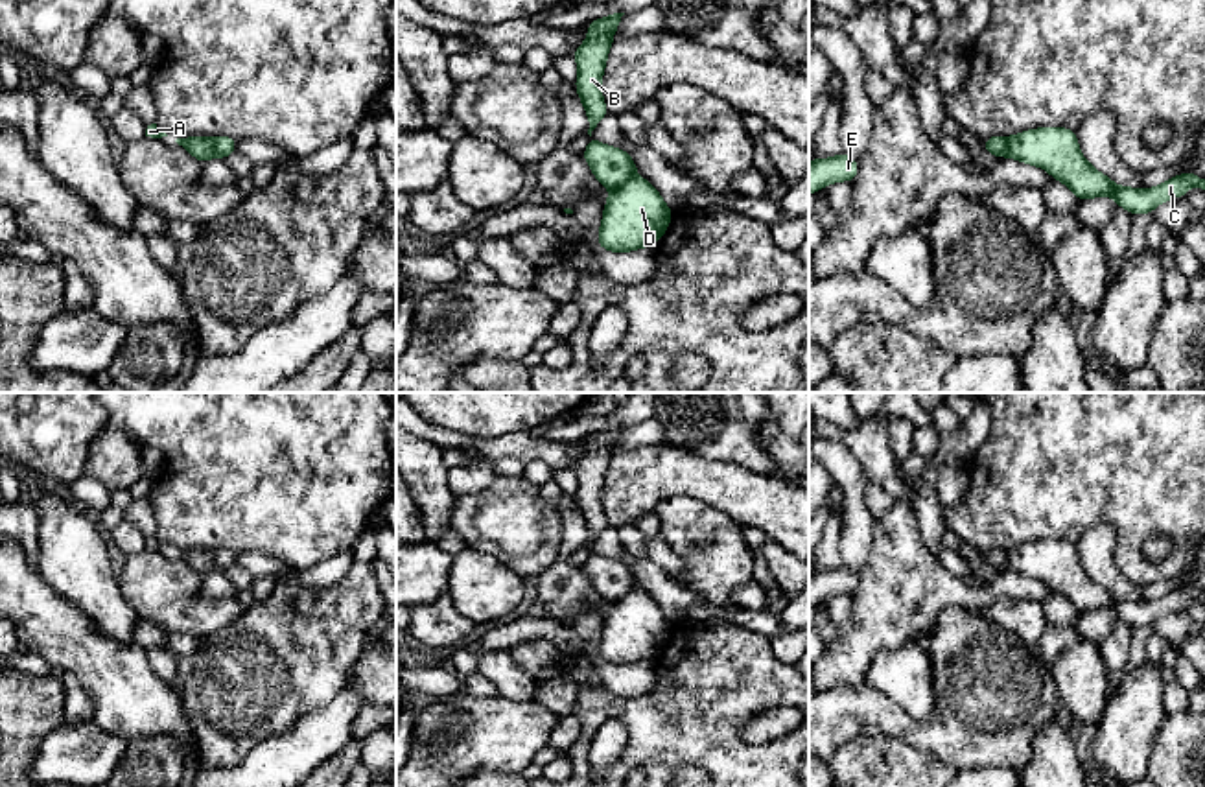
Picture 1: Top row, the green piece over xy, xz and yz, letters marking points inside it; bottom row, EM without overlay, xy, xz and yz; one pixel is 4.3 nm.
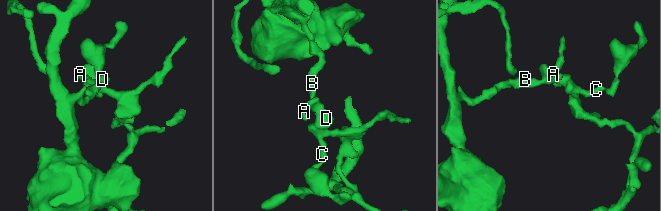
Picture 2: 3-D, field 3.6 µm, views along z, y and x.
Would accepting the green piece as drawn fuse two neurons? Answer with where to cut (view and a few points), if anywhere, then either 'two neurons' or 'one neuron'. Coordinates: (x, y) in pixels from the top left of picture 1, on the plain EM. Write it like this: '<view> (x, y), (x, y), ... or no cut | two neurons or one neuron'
xz (634, 587), (612, 601) | two neurons

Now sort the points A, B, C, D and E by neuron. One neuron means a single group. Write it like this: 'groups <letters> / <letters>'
groups A B E / C D

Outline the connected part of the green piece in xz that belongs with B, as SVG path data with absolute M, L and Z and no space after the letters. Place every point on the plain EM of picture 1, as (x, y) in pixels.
M614 426L599 433L591 433L586 440L588 452L571 466L579 477L579 488L575 499L579 511L586 522L590 542L588 547L608 527L601 494L608 472L610 459L614 455L614 444L617 442L625 426Z

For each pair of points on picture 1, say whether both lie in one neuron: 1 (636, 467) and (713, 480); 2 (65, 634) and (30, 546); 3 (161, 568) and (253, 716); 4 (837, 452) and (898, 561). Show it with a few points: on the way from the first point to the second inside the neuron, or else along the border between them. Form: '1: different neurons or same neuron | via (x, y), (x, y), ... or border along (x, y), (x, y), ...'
1: same neuron | via (655, 472), (686, 472), (695, 476)
2: different neurons | border along (19, 546), (35, 566)
3: different neurons | border along (240, 614), (199, 640)
4: different neurons | border along (874, 520), (872, 552), (865, 563)

